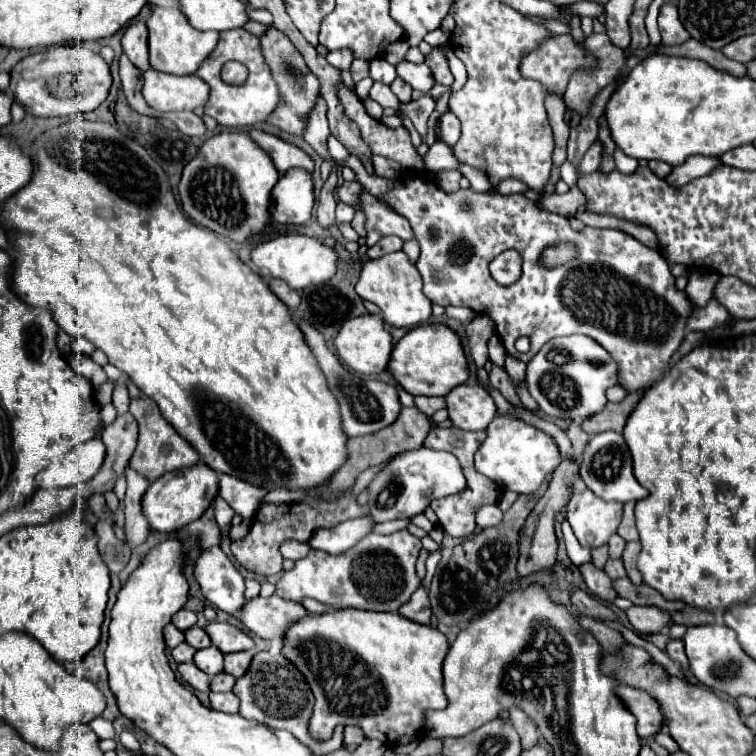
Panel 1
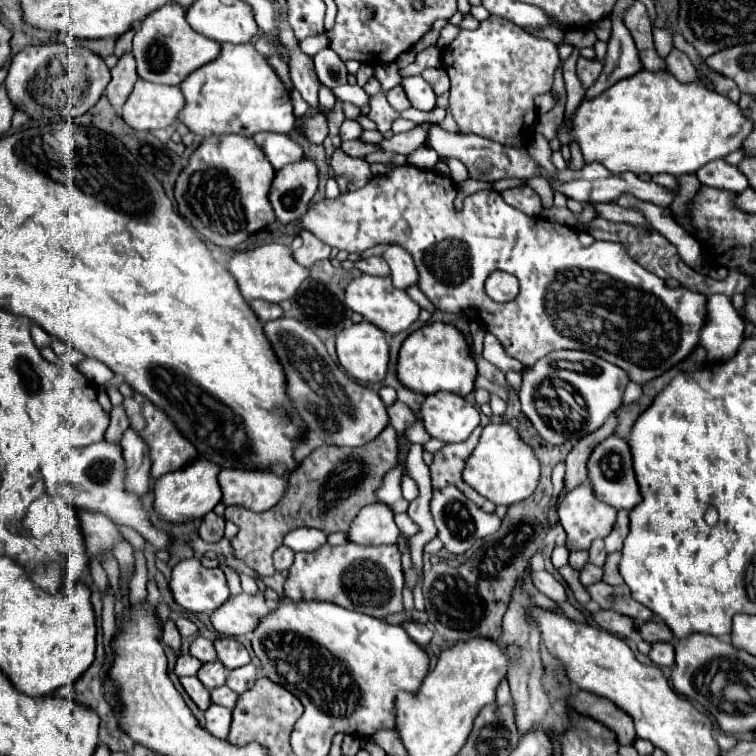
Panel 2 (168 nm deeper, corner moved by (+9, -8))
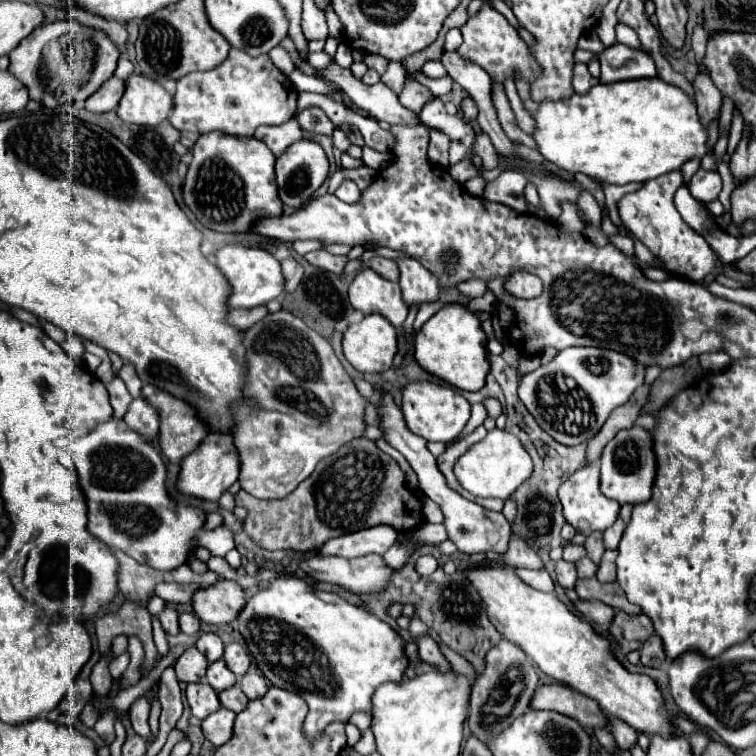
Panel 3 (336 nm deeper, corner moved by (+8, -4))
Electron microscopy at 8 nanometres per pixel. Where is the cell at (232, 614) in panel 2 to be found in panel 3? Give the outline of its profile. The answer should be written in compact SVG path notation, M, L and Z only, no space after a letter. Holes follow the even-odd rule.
M219 580L193 594L193 610L207 624L229 624L237 620L245 592L233 580Z

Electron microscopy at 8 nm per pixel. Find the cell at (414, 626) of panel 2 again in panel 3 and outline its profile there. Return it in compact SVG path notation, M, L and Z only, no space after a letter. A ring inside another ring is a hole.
M429 634L421 636L421 640L419 640L419 658L421 658L423 662L435 666L435 668L441 670L441 672L453 672L451 664L445 660L445 656L441 654L437 642L435 642Z

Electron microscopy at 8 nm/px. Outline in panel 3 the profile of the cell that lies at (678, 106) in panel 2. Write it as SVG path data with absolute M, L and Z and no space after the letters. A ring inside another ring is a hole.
M661 78L625 80L611 84L595 84L585 94L571 94L563 100L539 102L533 116L533 140L539 154L569 174L585 174L599 184L629 184L649 182L667 172L679 170L693 156L705 156L719 138L719 122L707 128L699 122L695 102L679 88L663 82Z

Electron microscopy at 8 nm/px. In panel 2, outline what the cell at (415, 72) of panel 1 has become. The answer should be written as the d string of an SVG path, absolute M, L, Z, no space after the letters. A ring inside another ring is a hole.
M422 76L402 78L402 88L404 88L404 92L406 92L406 96L414 108L424 110L424 112L430 112L434 108L436 94Z

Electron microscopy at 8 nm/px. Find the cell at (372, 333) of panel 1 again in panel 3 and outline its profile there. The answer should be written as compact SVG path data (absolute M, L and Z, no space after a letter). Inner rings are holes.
M369 314L343 334L343 354L359 372L385 372L397 354L397 338L397 328L387 318Z

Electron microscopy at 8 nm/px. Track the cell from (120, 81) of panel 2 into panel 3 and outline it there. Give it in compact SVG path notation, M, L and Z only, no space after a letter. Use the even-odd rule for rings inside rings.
M113 76L95 94L91 94L85 102L79 102L77 106L85 108L89 112L95 112L95 114L111 112L117 108L117 102L121 100L123 92L125 92L125 82L119 80L117 76Z

